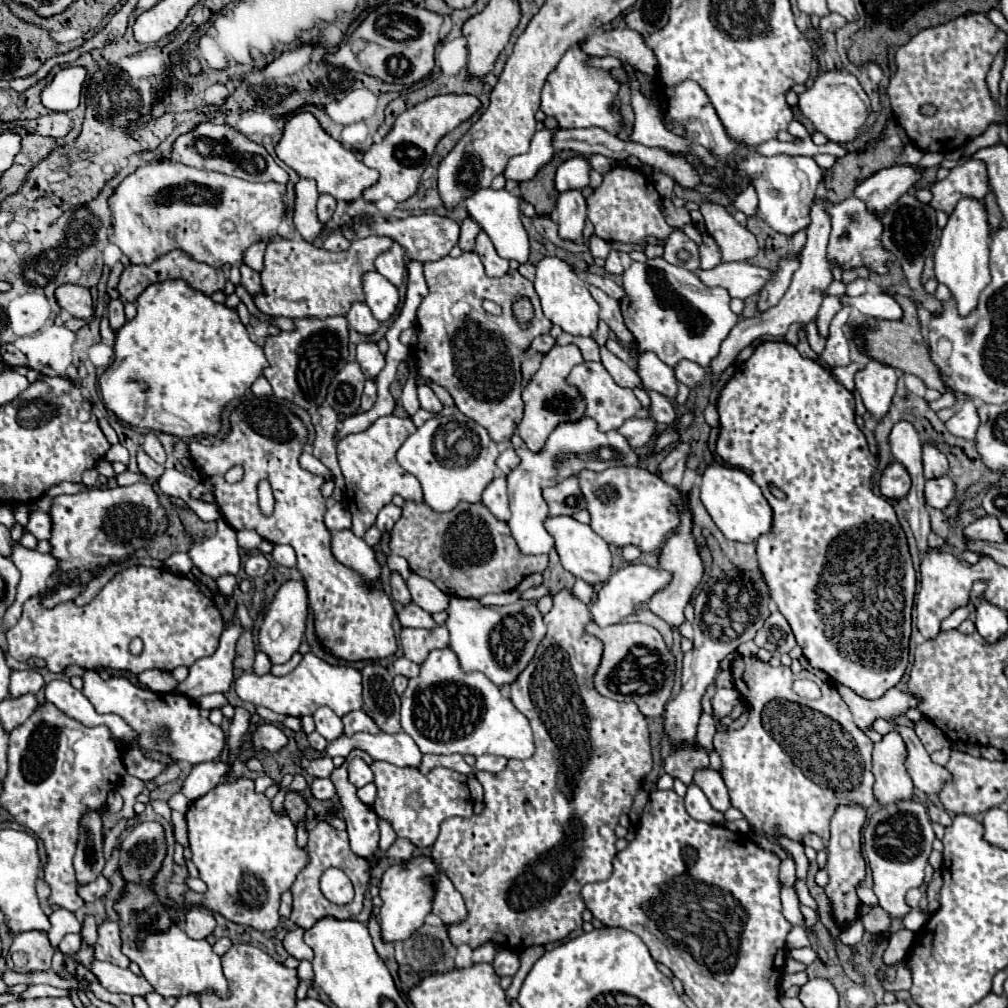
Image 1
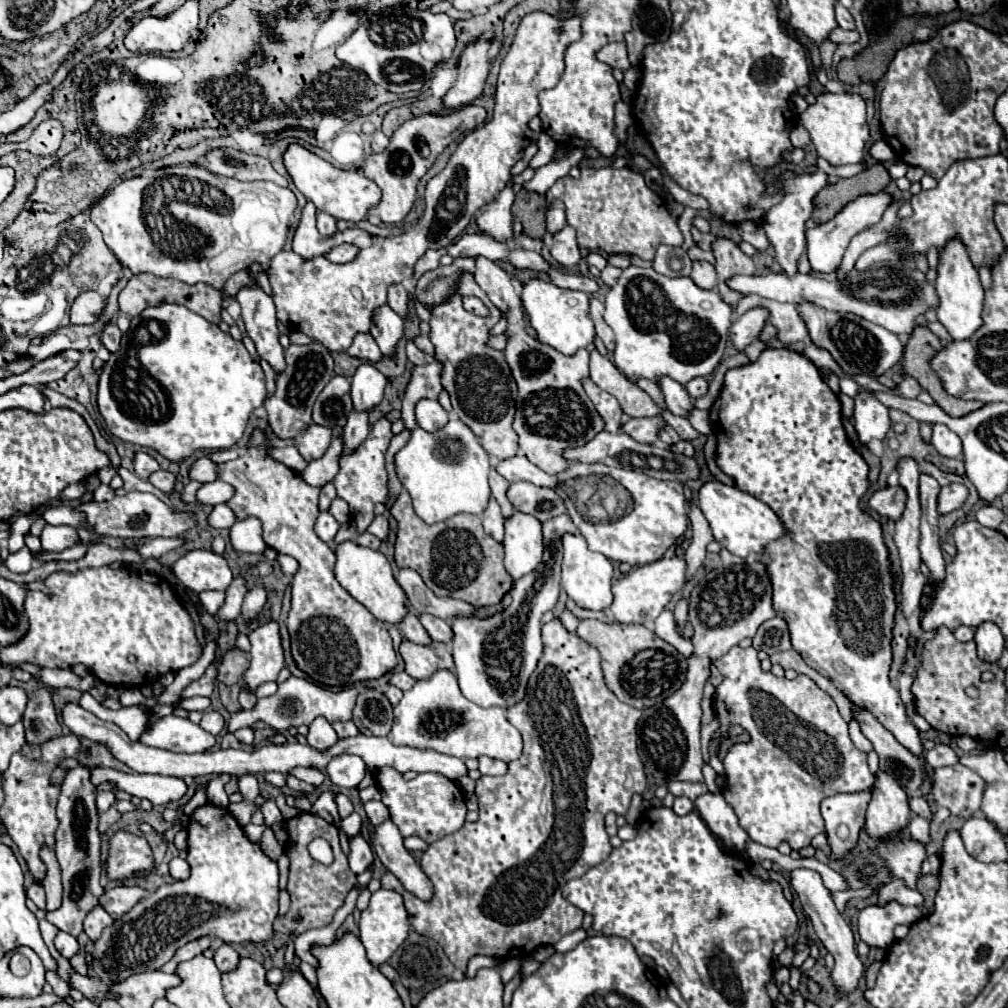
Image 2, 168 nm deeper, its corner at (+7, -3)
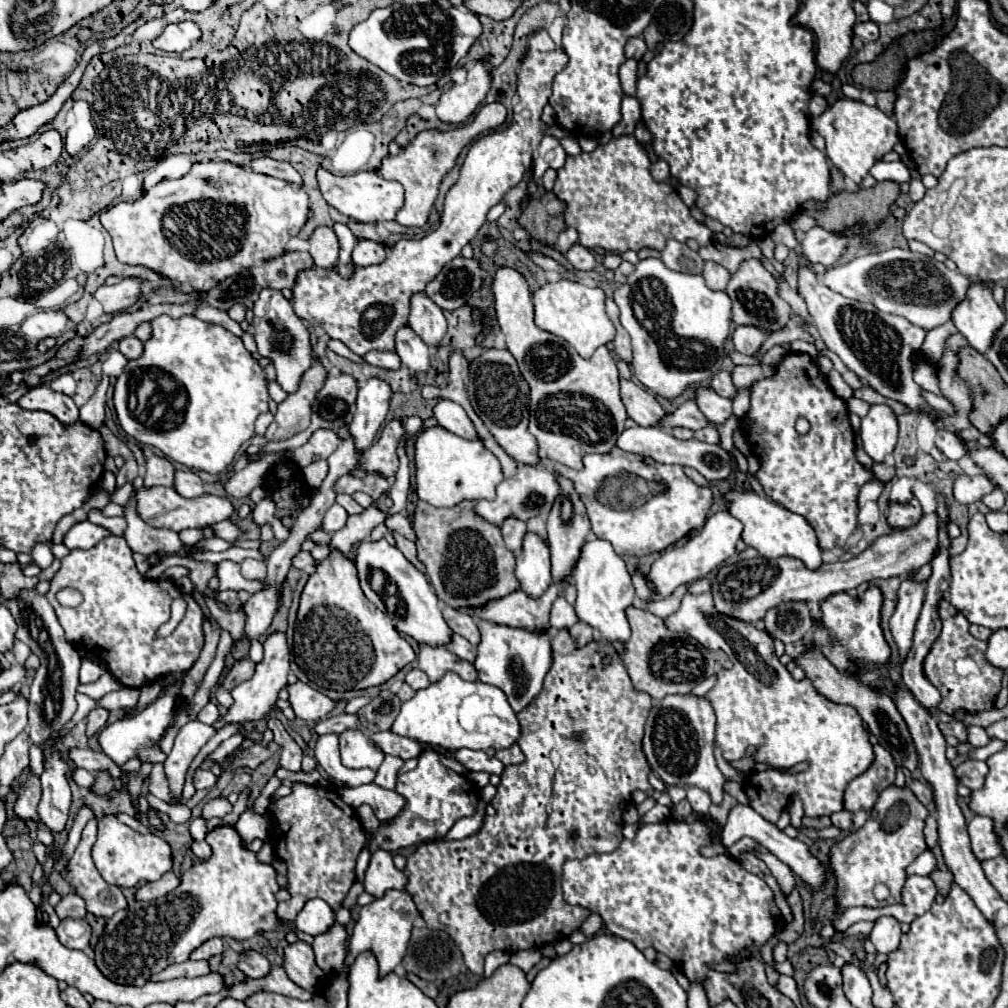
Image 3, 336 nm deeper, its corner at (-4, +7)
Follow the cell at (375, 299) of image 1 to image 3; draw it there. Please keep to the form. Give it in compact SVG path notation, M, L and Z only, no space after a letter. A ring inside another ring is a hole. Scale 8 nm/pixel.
M403 325L395 333L395 351L401 357L401 363L417 373L425 373L431 365L431 353L425 341L409 327Z

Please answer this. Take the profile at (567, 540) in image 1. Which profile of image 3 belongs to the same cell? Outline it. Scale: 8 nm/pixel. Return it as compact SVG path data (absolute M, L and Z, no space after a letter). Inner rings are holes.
M595 537L595 539L589 539L589 541L583 545L581 557L579 557L579 561L577 561L575 569L573 569L573 581L575 581L575 585L577 585L577 601L575 601L575 613L577 613L577 617L579 617L581 621L593 625L593 627L599 631L601 639L603 639L605 643L609 643L609 647L611 647L611 643L613 643L615 639L621 639L621 641L623 641L623 639L629 639L631 631L629 631L629 623L627 623L627 619L625 619L625 607L629 607L629 605L633 603L633 599L635 599L635 589L633 589L633 585L631 585L631 575L629 575L629 571L627 571L627 567L625 567L625 561L613 551L613 547L611 547L609 541Z

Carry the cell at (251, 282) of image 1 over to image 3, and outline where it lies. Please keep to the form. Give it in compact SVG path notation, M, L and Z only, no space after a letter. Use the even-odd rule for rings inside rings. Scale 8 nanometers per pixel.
M263 289L255 301L253 313L255 313L253 329L255 329L257 351L261 353L261 357L273 359L273 367L277 371L277 383L287 393L293 393L297 389L301 375L309 369L309 363L313 359L309 331L301 323L301 319L293 313L289 299L285 299L279 289Z

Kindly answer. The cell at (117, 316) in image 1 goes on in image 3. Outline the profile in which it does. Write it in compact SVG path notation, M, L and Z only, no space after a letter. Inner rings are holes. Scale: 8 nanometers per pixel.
M129 335L129 337L125 337L125 339L119 339L119 341L117 341L117 347L119 347L119 351L121 351L127 359L135 359L137 355L141 355L143 343L141 343L137 337Z

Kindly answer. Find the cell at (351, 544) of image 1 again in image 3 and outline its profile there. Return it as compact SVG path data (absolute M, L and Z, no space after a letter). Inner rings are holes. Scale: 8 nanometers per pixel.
M379 539L379 541L361 541L359 547L357 547L357 555L355 555L355 567L357 567L357 577L359 577L359 583L361 583L361 589L365 593L365 597L369 601L373 601L381 611L387 611L387 607L383 605L381 597L371 589L369 585L369 571L371 569L381 569L395 585L397 585L397 591L401 595L401 599L407 603L407 613L401 617L401 615L395 615L395 613L387 613L395 625L397 631L405 633L405 635L411 635L417 643L425 643L425 645L443 645L451 639L451 633L443 615L441 615L441 603L433 591L433 587L429 585L427 577L417 571L403 555L397 547L389 545L385 539Z

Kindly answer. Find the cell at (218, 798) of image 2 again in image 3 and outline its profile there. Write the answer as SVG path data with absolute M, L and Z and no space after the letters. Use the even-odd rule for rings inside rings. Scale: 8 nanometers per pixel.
M219 795L219 797L215 797L215 799L209 799L207 803L205 803L205 807L203 807L203 817L205 819L213 819L213 817L219 817L219 819L223 819L227 813L231 813L233 811L233 805L229 803L229 799L227 797L223 797L223 795Z

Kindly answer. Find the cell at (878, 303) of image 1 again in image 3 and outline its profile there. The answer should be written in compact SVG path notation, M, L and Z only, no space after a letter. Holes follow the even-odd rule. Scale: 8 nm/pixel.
M887 249L857 257L847 265L827 269L819 275L819 281L843 297L873 303L879 311L905 317L923 329L933 329L949 321L951 309L965 299L965 291L971 285L971 279L959 271L951 271L937 259L909 249Z

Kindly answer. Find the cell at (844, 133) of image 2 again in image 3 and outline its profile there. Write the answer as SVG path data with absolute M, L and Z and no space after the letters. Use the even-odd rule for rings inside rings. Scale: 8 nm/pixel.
M837 99L833 105L825 109L825 113L813 119L813 129L827 143L827 157L831 163L857 185L869 173L871 165L881 159L883 153L893 151L893 145L899 141L895 119L887 117L879 107L865 105L855 99Z

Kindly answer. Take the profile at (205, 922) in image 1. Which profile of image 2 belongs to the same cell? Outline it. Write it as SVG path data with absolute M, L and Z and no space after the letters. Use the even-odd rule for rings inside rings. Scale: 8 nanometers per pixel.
M200 937L200 939L196 939L196 941L190 941L188 945L184 945L184 947L180 947L180 949L176 951L176 955L172 957L172 961L168 961L168 963L162 967L162 971L164 971L164 973L174 973L176 967L178 967L182 961L188 961L188 959L204 953L208 947L210 947L210 937Z

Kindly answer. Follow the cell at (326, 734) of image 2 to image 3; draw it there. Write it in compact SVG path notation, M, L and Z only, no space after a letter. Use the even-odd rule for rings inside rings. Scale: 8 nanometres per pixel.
M325 733L319 735L315 745L315 759L317 763L327 771L327 775L347 787L359 787L365 783L371 783L375 779L375 771L353 771L343 767L339 757L339 733Z

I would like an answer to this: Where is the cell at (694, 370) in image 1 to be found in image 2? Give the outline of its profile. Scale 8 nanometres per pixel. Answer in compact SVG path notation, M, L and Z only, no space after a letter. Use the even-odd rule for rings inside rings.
M696 377L696 379L692 379L690 383L686 383L684 385L686 387L686 391L690 393L690 397L704 397L706 395L706 391L708 391L708 383L706 383L706 379L704 377Z

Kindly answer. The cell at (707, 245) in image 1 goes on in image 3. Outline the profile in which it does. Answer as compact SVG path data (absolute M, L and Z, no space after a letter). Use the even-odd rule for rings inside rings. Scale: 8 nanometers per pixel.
M705 261L705 267L703 267L703 279L707 281L707 285L715 291L723 291L729 283L729 277L731 273L721 267L719 263L713 263L713 261Z

